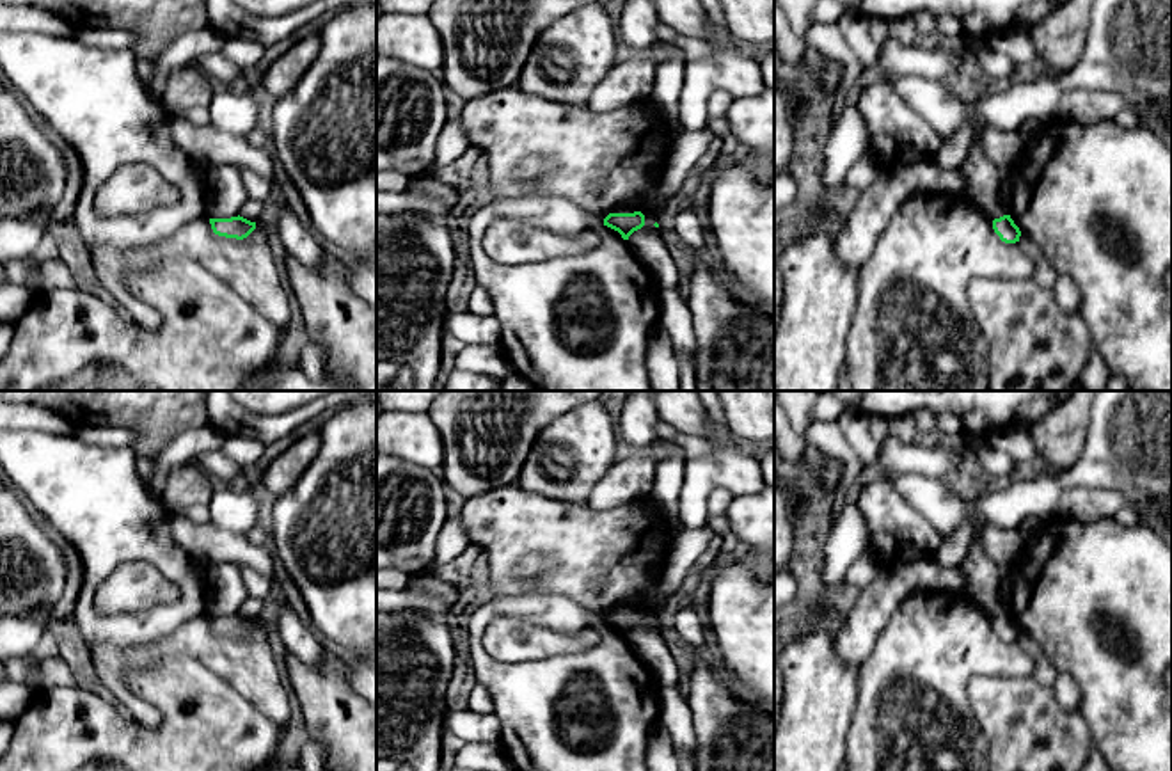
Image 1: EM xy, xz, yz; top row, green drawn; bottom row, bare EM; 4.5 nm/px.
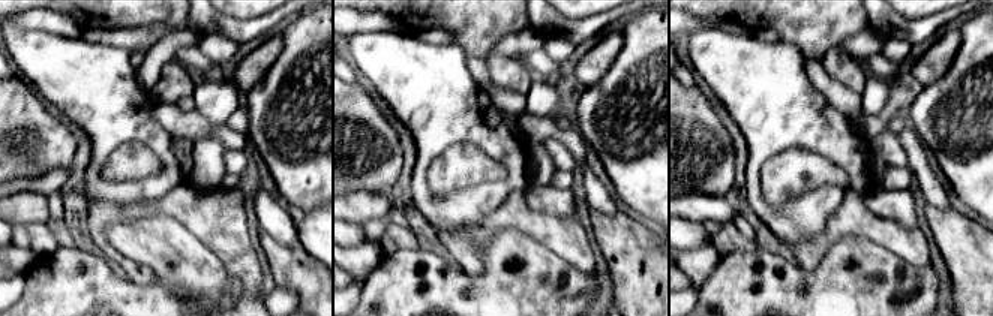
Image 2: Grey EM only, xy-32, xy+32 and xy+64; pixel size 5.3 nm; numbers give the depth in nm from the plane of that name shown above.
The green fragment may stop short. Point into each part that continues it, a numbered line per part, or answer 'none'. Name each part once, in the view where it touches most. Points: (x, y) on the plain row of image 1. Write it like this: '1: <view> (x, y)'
none

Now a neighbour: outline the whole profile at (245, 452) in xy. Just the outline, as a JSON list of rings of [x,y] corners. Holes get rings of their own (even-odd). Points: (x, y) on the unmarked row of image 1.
[[[229,435],[220,449],[245,471],[261,458],[265,448],[266,446],[256,439]]]

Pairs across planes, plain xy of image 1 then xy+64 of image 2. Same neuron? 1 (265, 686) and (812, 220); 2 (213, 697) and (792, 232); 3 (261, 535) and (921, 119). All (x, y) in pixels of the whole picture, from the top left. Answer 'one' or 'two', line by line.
1: two
2: two
3: two

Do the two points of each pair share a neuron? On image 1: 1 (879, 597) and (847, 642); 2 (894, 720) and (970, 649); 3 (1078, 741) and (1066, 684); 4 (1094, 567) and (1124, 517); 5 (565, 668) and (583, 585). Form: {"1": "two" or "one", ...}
{"1": "one", "2": "one", "3": "two", "4": "two", "5": "two"}

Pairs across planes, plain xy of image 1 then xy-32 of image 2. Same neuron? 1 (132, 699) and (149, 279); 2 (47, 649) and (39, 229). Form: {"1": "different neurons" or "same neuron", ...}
{"1": "same neuron", "2": "different neurons"}

